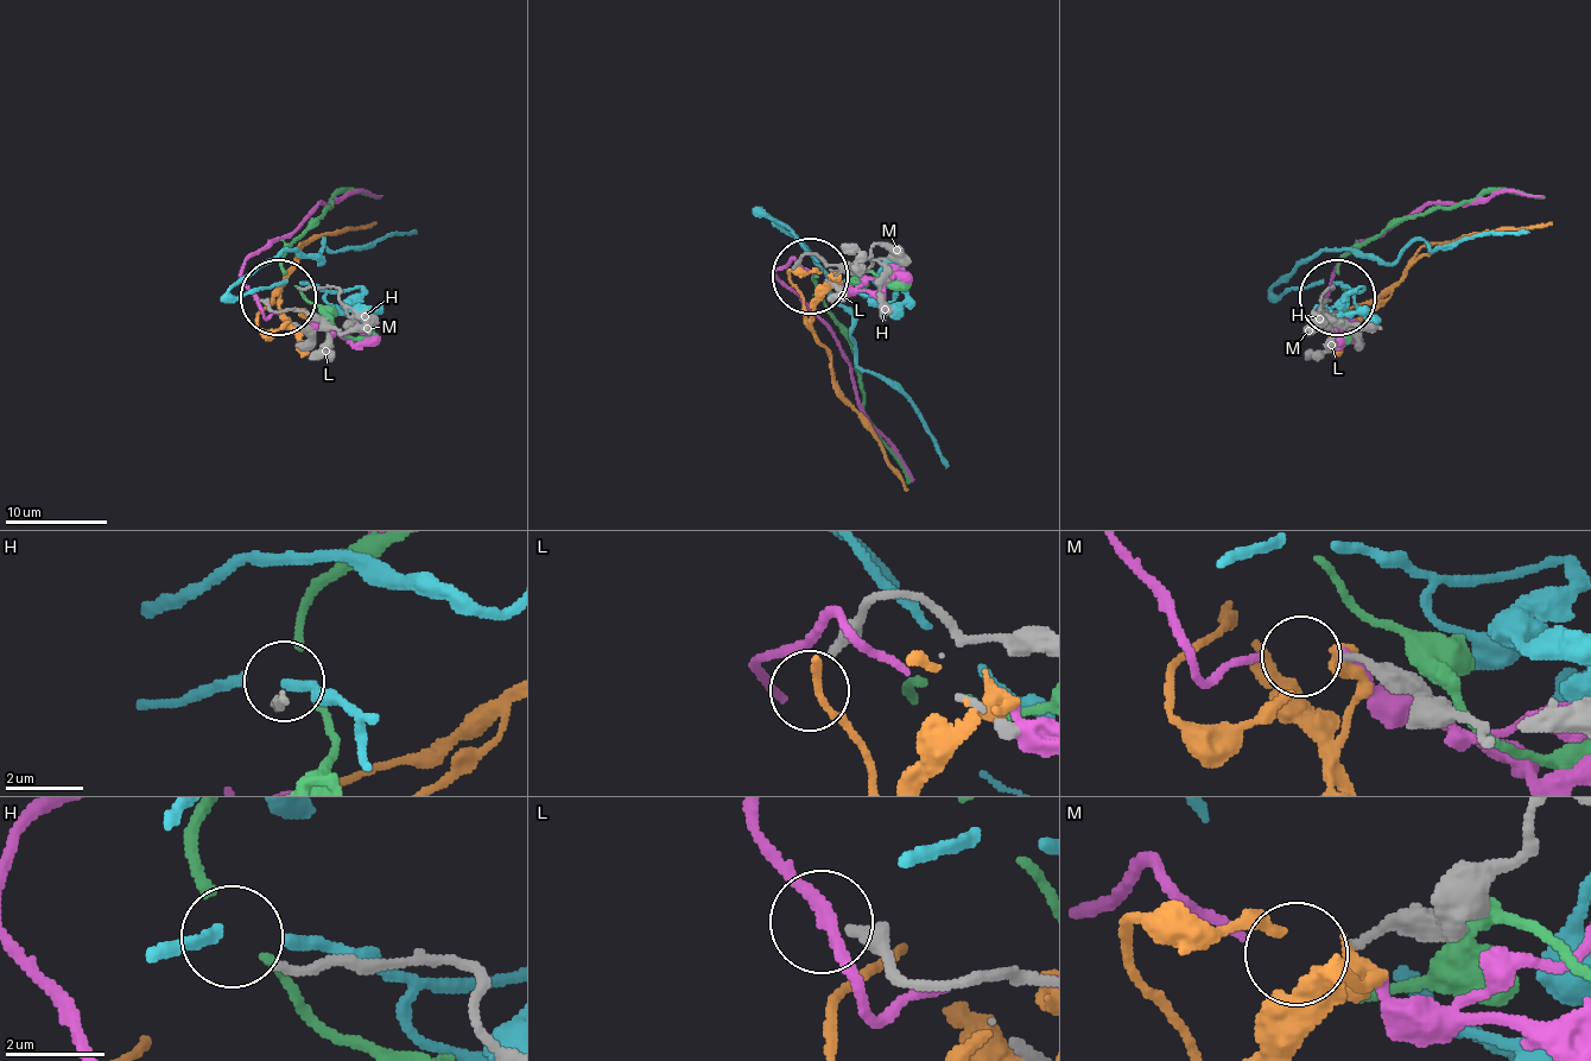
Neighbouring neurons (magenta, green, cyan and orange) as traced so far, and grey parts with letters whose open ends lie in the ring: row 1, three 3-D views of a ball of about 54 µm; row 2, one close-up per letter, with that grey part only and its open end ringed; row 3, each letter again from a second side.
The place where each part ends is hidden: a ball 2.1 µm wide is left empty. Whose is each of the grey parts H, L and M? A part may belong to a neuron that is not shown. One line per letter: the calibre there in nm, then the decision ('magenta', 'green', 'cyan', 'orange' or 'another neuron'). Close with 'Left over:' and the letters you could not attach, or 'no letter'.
H: 160 nm | green
L: 320 nm | another neuron
M: 180 nm | magenta
Left over: L

